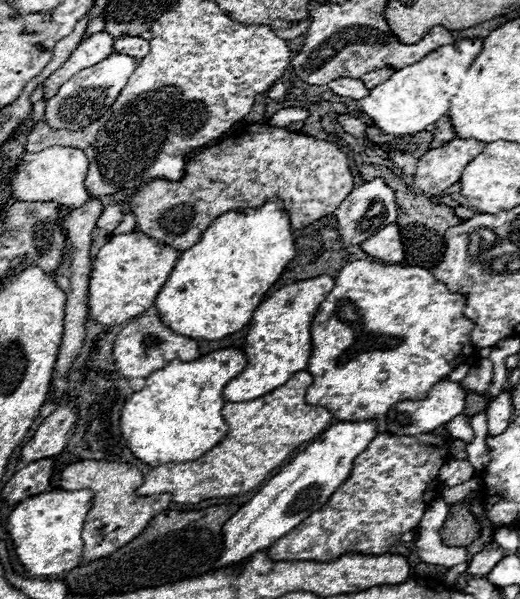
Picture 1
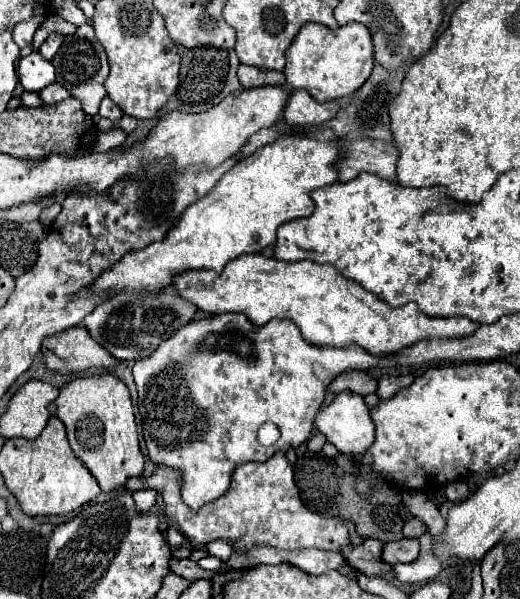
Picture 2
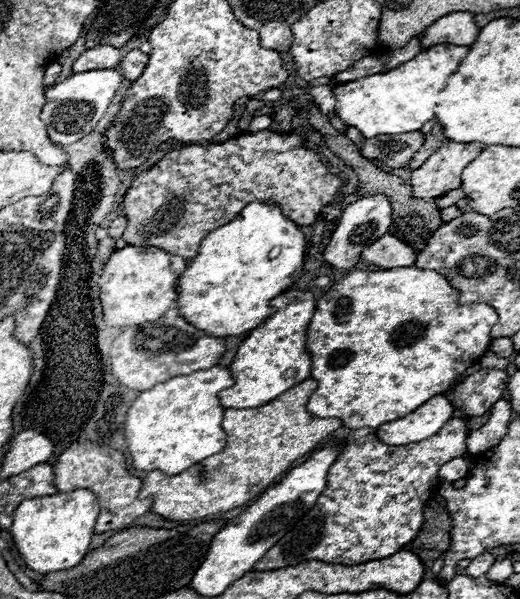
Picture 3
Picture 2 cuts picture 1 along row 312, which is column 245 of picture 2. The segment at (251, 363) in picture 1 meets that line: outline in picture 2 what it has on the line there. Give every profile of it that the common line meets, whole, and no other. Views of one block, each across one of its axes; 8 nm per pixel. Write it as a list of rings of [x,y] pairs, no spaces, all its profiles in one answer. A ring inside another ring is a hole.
[[[242,254],[230,260],[220,274],[214,270],[188,270],[182,274],[172,276],[172,286],[176,292],[190,300],[198,310],[208,314],[222,314],[222,312],[242,312],[254,324],[266,324],[272,318],[290,318],[302,332],[304,340],[316,346],[350,346],[358,344],[368,350],[372,356],[382,354],[396,354],[396,350],[408,348],[418,340],[424,338],[462,338],[470,336],[478,324],[470,318],[430,318],[426,316],[414,302],[406,306],[390,306],[354,280],[342,278],[330,264],[316,264],[312,260],[302,262],[282,262],[276,258],[264,258],[262,254]]]

